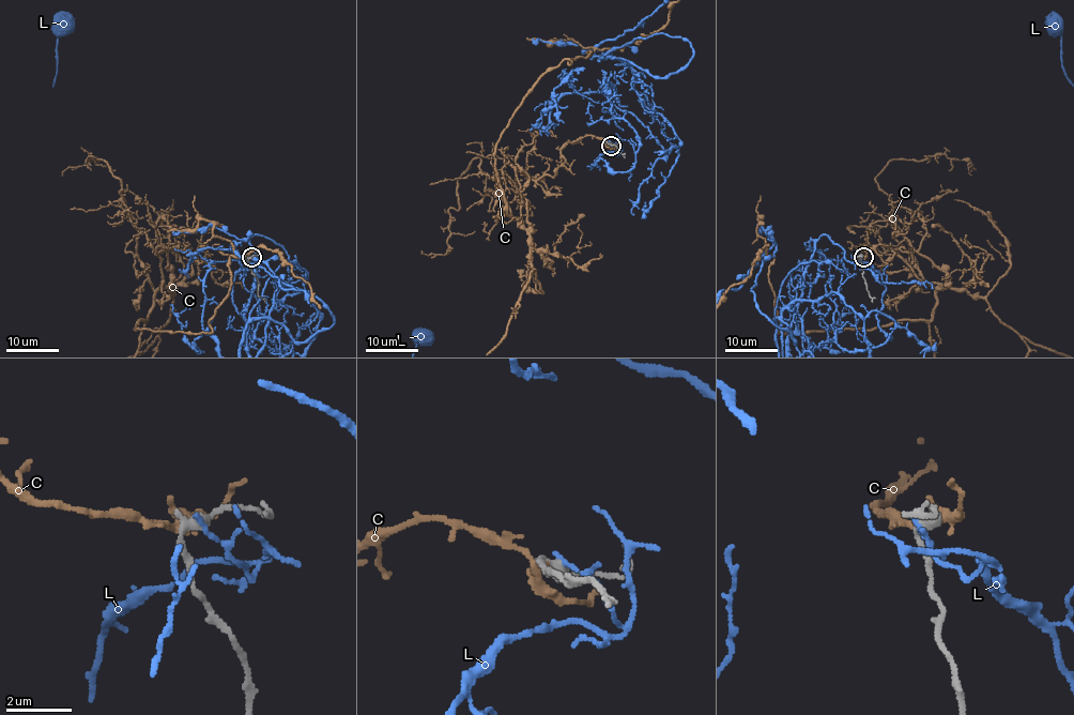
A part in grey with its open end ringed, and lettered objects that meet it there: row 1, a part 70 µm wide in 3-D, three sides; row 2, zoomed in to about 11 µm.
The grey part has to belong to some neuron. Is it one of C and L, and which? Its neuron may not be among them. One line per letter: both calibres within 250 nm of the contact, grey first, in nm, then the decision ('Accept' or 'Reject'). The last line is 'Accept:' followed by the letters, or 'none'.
C: Thickness 320 nm (grey) against 140 nm. Reject
L: Thickness 320 nm (grey) against 140 nm. Reject
Accept: none

